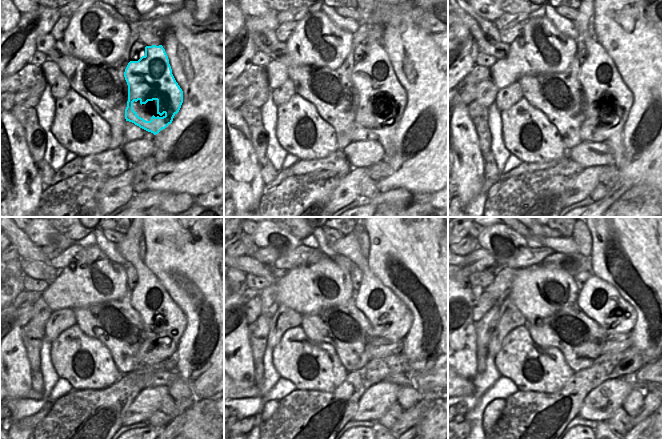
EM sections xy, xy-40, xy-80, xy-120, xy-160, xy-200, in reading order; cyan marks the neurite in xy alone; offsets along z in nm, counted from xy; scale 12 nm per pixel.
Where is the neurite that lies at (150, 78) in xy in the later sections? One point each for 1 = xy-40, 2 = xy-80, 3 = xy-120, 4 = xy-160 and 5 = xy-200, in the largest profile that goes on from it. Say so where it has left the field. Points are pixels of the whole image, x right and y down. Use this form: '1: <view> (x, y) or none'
1: xy-40 (374, 79)
2: xy-80 (603, 86)
3: xy-120 (161, 316)
4: xy-160 (388, 315)
5: xy-200 (600, 301)

